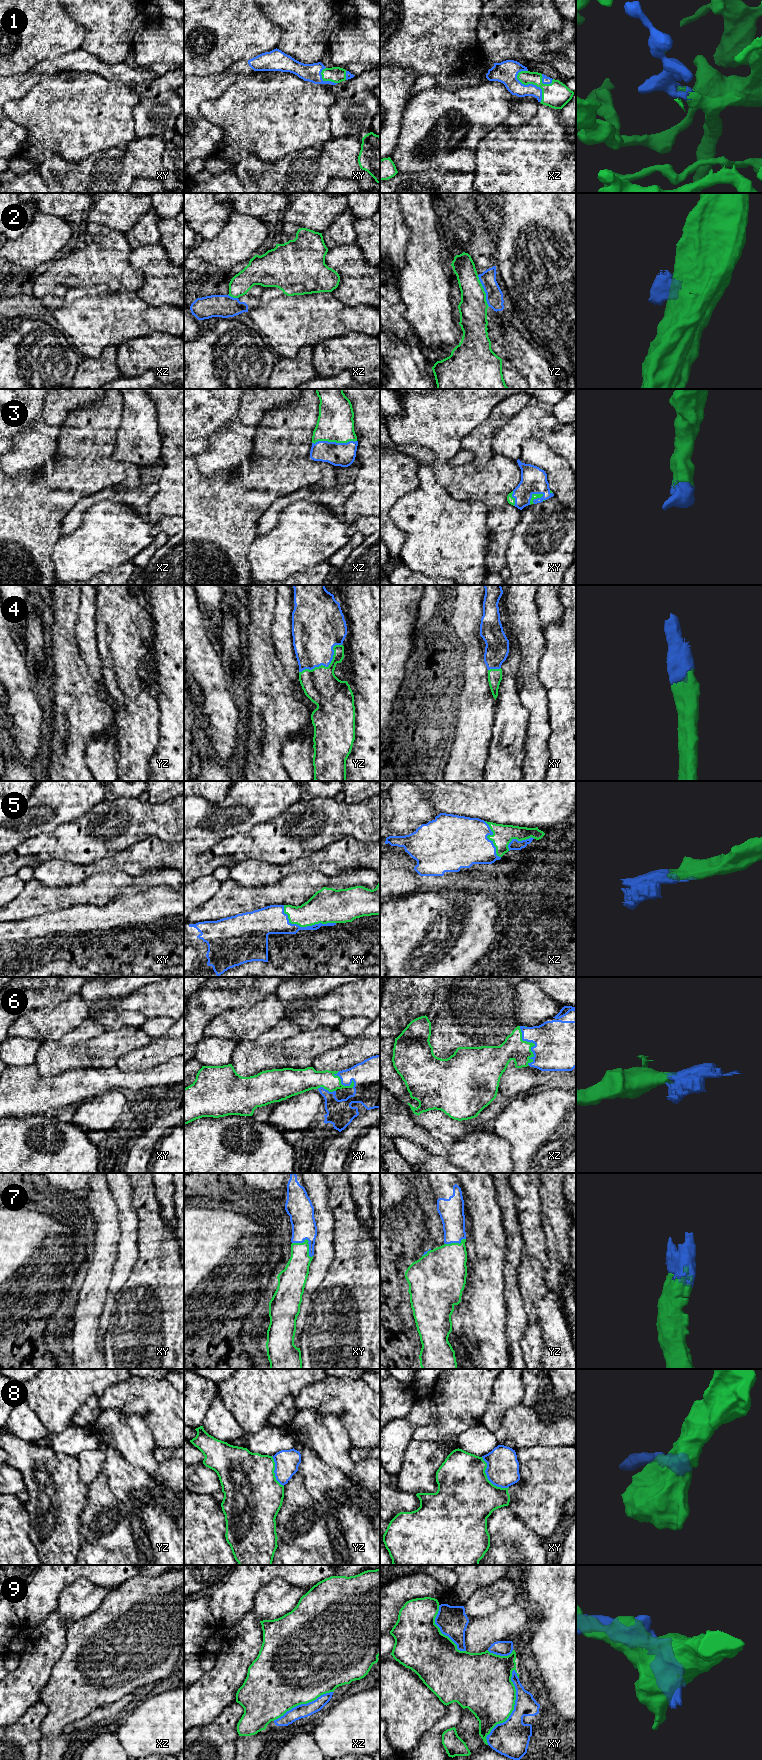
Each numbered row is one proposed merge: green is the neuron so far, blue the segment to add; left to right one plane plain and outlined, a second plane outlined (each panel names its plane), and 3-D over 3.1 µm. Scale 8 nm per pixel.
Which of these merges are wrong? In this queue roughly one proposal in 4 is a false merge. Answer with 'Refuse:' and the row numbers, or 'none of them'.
Refuse: 2, 8, 9

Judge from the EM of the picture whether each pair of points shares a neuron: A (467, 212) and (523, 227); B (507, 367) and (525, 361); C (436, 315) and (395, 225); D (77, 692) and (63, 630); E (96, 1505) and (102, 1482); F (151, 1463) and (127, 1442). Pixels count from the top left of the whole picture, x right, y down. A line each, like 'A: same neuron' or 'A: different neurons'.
A: different neurons
B: different neurons
C: different neurons
D: same neuron
E: same neuron
F: same neuron

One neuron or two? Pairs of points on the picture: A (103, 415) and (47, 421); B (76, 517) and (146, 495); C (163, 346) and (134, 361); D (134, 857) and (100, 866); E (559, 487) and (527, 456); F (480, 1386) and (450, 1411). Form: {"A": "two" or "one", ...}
{"A": "two", "B": "one", "C": "one", "D": "one", "E": "one", "F": "one"}

